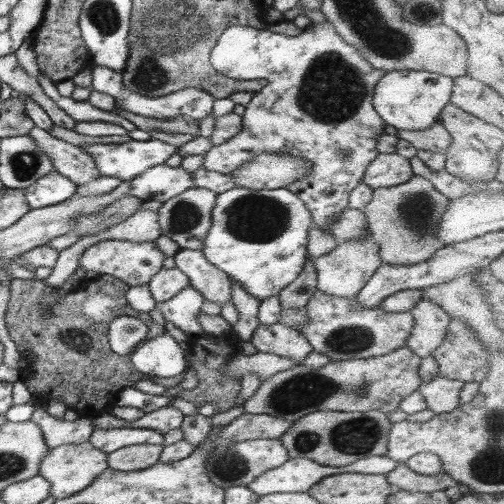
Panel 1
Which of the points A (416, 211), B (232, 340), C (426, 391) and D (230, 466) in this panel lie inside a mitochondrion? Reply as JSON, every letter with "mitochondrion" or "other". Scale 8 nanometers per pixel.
{"A":"mitochondrion","B":"other","C":"other","D":"mitochondrion"}

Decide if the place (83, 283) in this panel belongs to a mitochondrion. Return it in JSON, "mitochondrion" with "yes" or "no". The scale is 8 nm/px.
{"mitochondrion":"no"}

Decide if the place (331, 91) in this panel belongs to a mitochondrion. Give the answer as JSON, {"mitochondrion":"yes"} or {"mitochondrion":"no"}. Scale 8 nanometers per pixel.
{"mitochondrion":"yes"}

